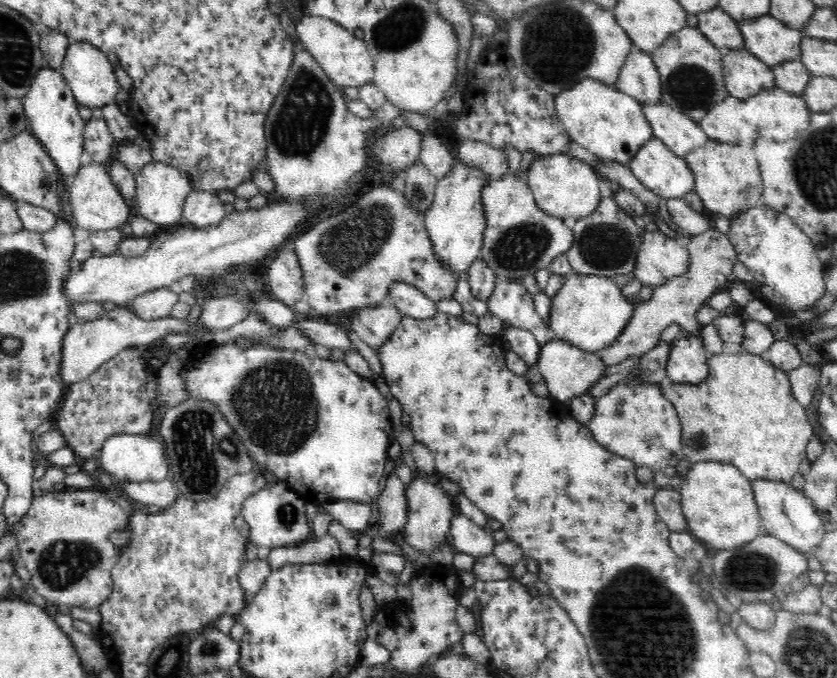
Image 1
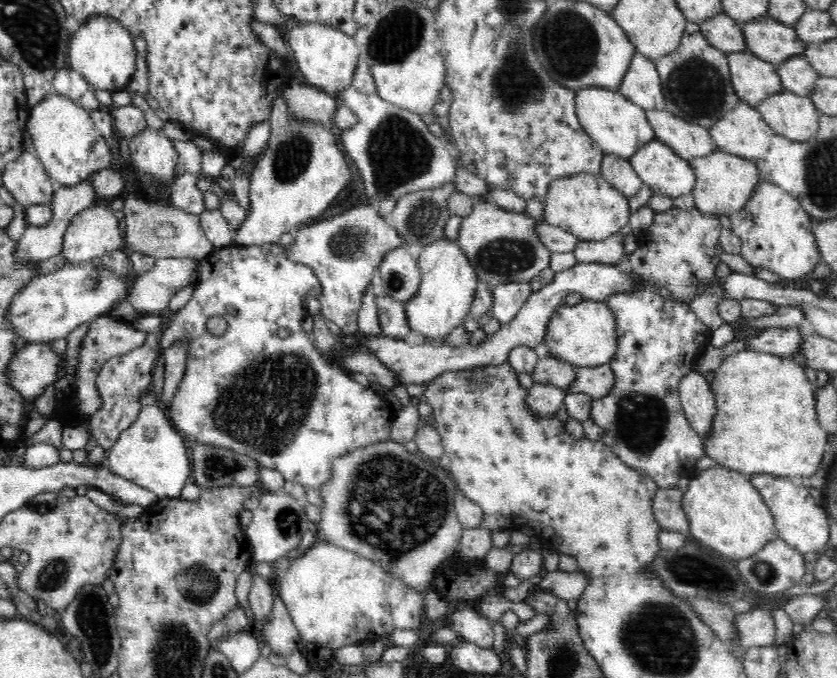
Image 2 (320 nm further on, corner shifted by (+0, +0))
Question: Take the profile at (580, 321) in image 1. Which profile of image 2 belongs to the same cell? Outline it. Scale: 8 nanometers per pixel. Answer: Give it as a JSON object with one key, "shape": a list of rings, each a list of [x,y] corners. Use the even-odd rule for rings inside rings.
{"shape":[[[586,299],[580,304],[575,306],[567,306],[563,304],[558,310],[552,314],[550,318],[547,331],[544,337],[544,343],[551,352],[550,356],[560,358],[564,362],[570,362],[572,367],[600,367],[608,365],[611,358],[614,356],[614,352],[617,349],[617,319],[614,316],[614,312],[610,310],[605,300],[592,301]]]}

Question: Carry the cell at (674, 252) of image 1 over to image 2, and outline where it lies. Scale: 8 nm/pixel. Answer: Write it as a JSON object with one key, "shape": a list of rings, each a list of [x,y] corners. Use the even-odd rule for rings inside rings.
{"shape":[[[673,206],[671,209],[657,212],[651,226],[637,234],[638,249],[626,260],[625,267],[640,276],[643,282],[669,289],[676,299],[690,303],[691,300],[703,295],[705,289],[702,286],[706,286],[715,278],[716,267],[721,262],[718,257],[722,251],[718,247],[721,230],[717,215],[702,213],[696,208],[686,211]]]}

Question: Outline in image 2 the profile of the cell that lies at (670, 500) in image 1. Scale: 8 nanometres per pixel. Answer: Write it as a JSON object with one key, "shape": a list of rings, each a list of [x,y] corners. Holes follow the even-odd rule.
{"shape":[[[678,488],[657,489],[652,508],[662,530],[688,534],[689,522],[682,507],[682,497]]]}

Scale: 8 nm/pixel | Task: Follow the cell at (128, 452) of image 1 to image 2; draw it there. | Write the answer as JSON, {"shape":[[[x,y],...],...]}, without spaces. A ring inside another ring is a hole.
{"shape":[[[148,391],[141,398],[142,410],[132,426],[122,430],[118,440],[103,455],[107,468],[114,474],[145,487],[160,499],[180,498],[184,484],[190,479],[190,457],[188,443],[170,421],[168,413],[161,407],[158,396]]]}

